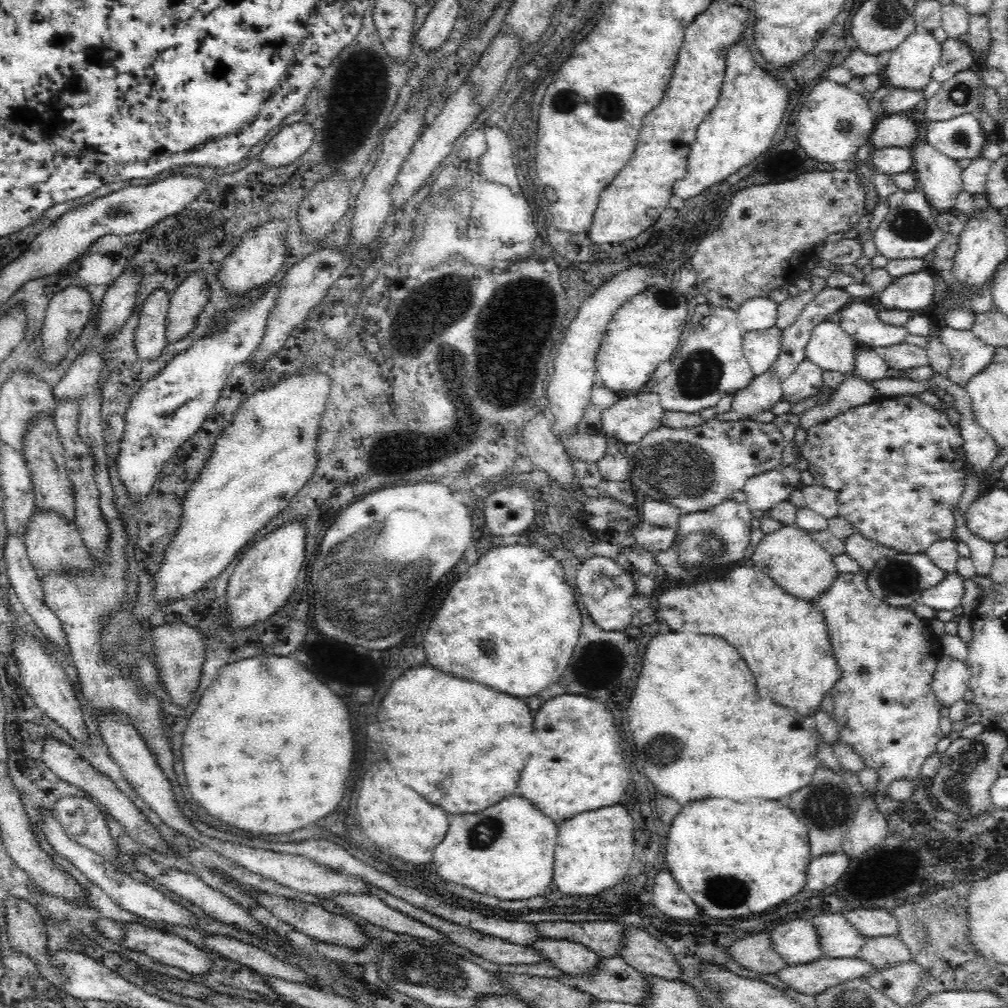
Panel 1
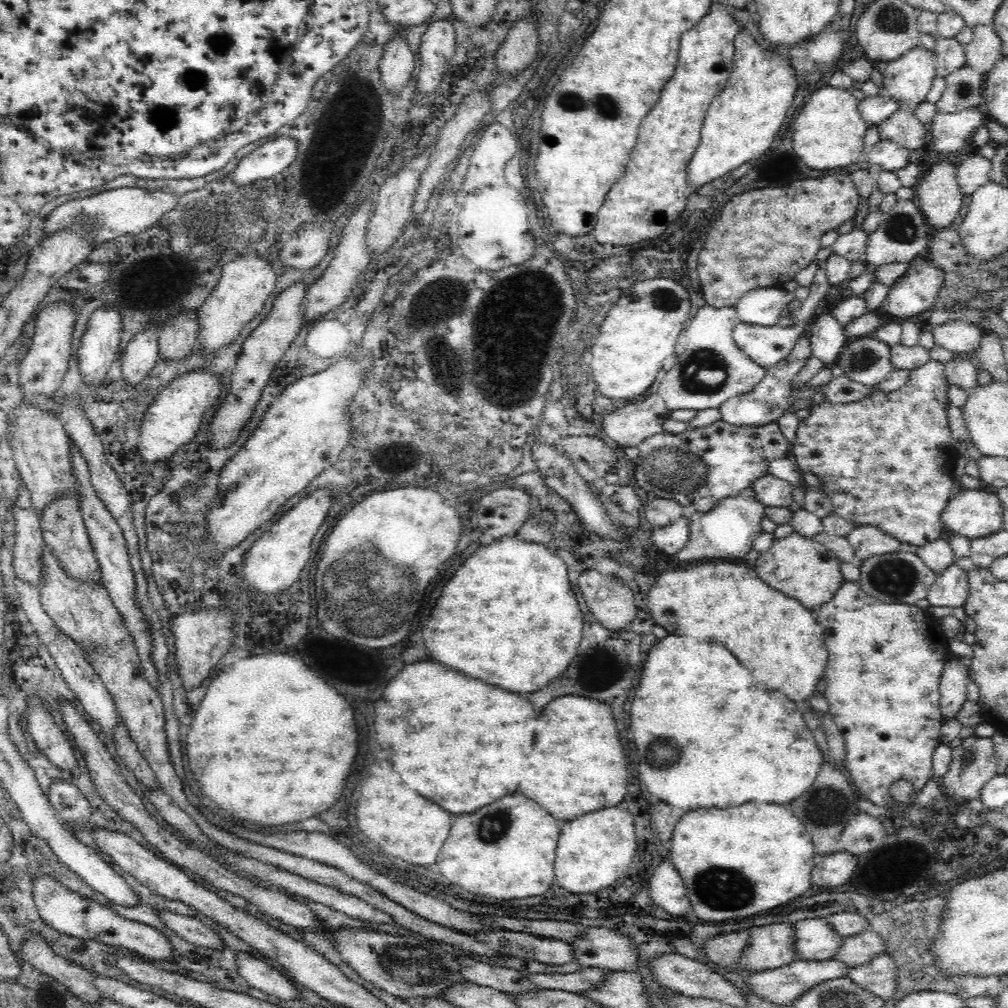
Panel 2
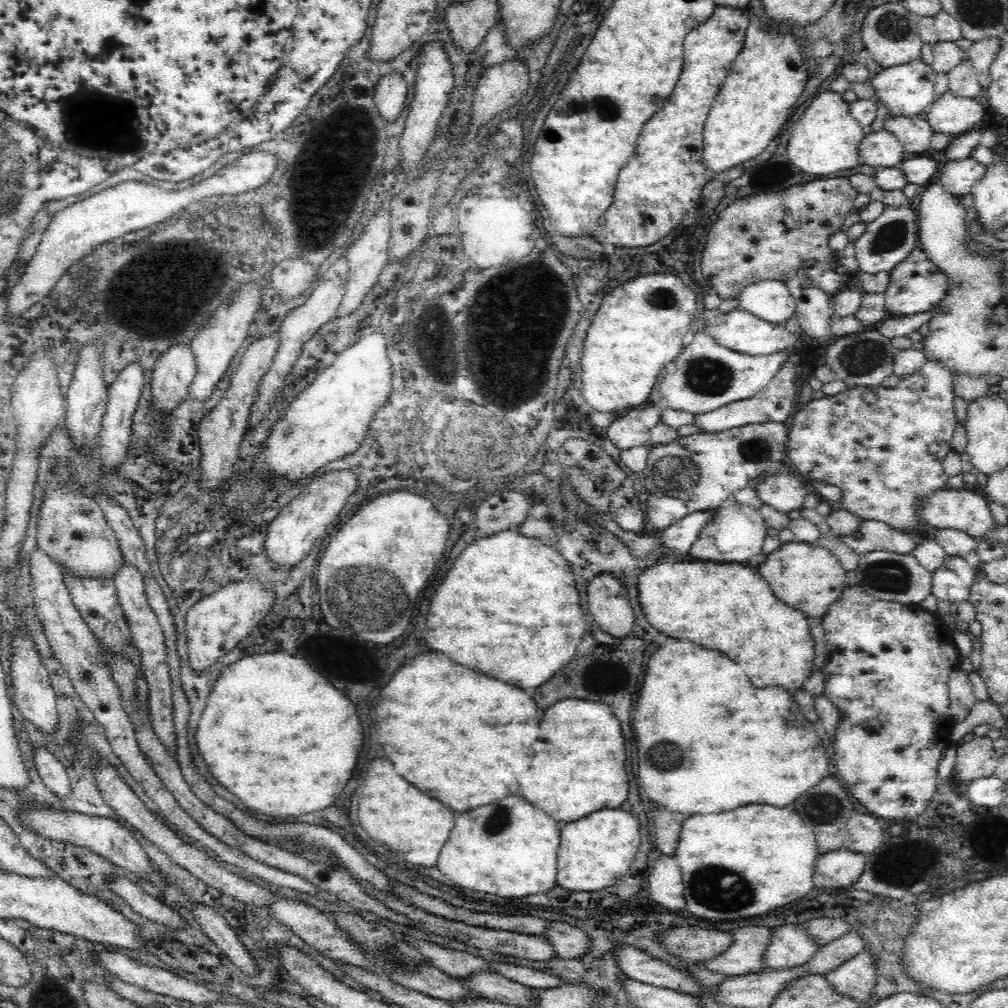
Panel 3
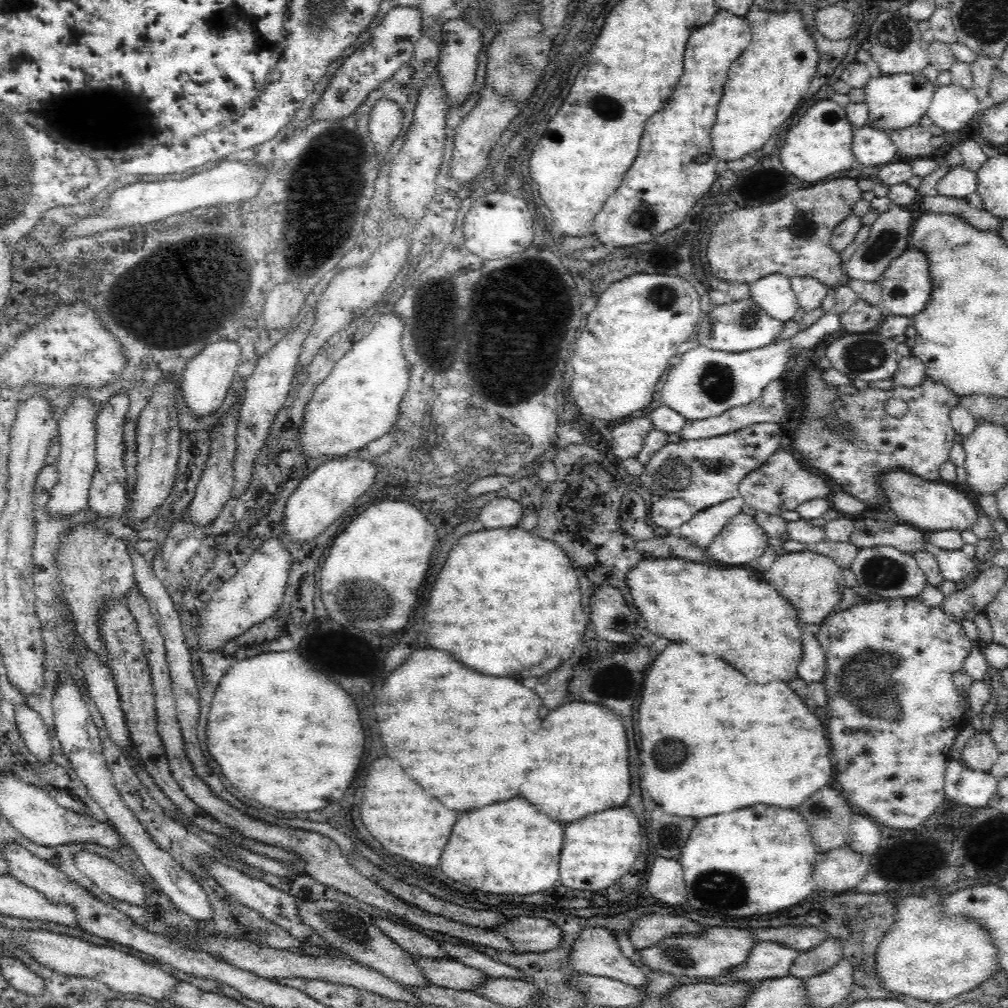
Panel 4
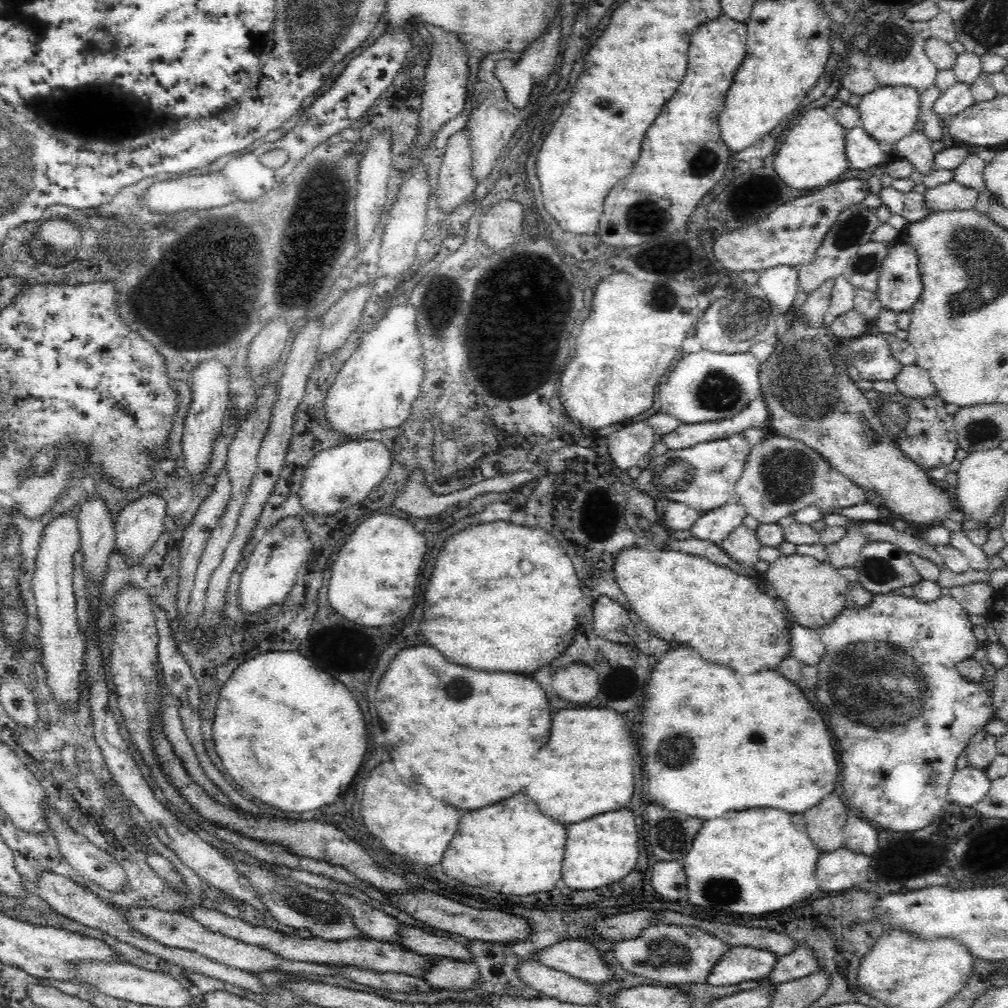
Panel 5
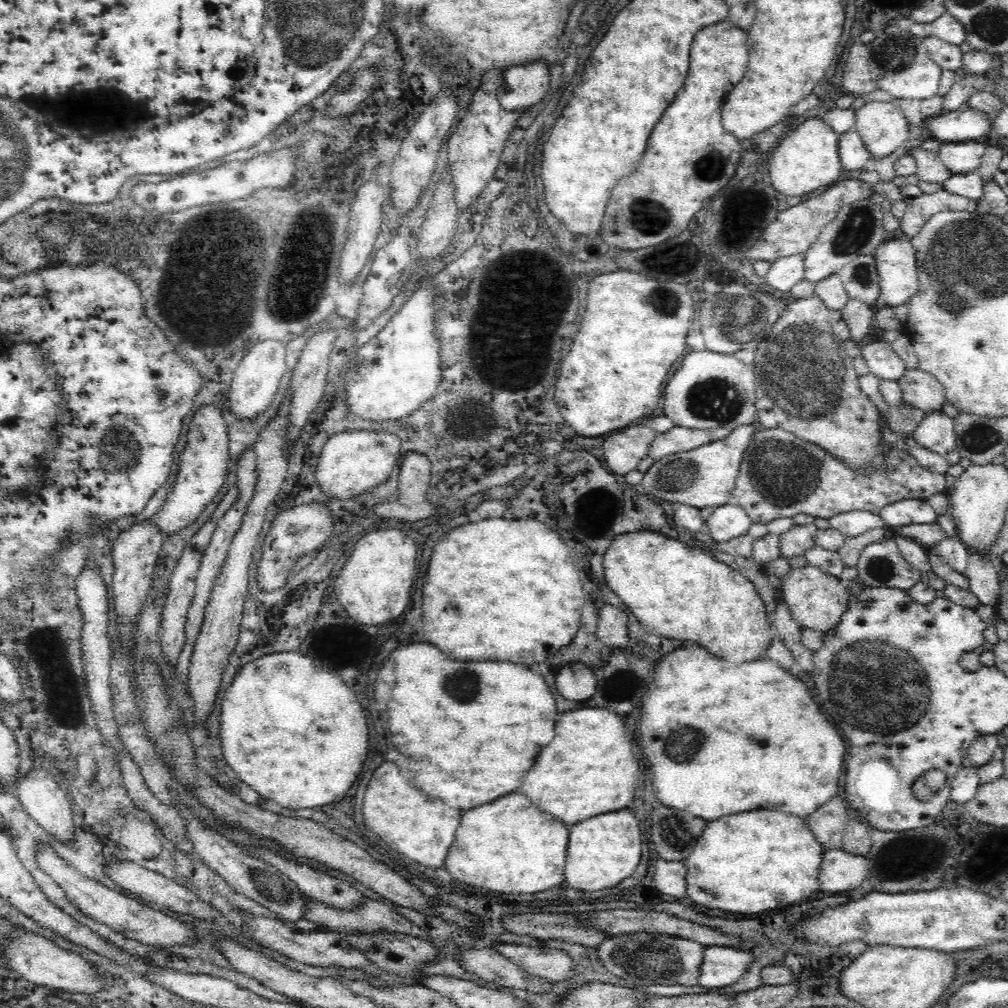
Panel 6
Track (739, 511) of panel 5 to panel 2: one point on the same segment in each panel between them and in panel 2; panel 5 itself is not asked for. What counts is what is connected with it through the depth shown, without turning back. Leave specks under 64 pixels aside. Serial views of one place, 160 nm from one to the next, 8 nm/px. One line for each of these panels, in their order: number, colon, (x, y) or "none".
2: (670, 539)
3: (680, 536)
4: (701, 529)

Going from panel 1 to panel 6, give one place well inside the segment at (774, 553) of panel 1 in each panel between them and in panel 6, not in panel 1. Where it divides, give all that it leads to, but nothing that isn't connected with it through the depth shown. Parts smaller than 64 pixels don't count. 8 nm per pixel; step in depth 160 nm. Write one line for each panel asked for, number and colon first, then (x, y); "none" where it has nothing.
2: (802, 569)
3: (808, 578)
4: (812, 583)
5: (812, 593)
6: (817, 600)

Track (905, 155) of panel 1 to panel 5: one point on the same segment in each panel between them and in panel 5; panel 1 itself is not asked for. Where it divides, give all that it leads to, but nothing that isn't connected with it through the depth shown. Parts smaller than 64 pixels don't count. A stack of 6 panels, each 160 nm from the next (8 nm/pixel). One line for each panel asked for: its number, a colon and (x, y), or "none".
2: (890, 156)
3: (879, 149)
4: (871, 147)
5: (863, 152)

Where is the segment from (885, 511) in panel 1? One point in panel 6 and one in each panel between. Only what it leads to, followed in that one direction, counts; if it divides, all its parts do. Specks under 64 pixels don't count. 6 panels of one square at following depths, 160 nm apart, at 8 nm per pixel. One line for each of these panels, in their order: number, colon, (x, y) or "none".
2: (886, 461)
3: (882, 447)
4: (919, 442)
5: (929, 440)
6: (936, 431)

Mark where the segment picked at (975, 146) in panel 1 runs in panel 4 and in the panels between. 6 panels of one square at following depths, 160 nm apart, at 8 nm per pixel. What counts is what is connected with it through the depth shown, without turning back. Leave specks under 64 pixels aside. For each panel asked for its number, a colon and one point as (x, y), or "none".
2: (952, 132)
3: (951, 114)
4: (952, 107)

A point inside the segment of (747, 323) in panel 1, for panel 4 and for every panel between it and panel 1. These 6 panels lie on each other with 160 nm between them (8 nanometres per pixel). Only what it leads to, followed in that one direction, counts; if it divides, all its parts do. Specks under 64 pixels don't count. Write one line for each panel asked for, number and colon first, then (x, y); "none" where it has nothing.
2: (765, 306)
3: (770, 300)
4: (774, 293)

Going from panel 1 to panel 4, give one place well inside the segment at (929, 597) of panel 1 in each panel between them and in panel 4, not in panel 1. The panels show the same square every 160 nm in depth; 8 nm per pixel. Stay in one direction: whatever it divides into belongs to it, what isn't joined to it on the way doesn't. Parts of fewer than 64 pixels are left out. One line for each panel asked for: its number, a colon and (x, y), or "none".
2: (951, 587)
3: (952, 582)
4: (954, 564)

